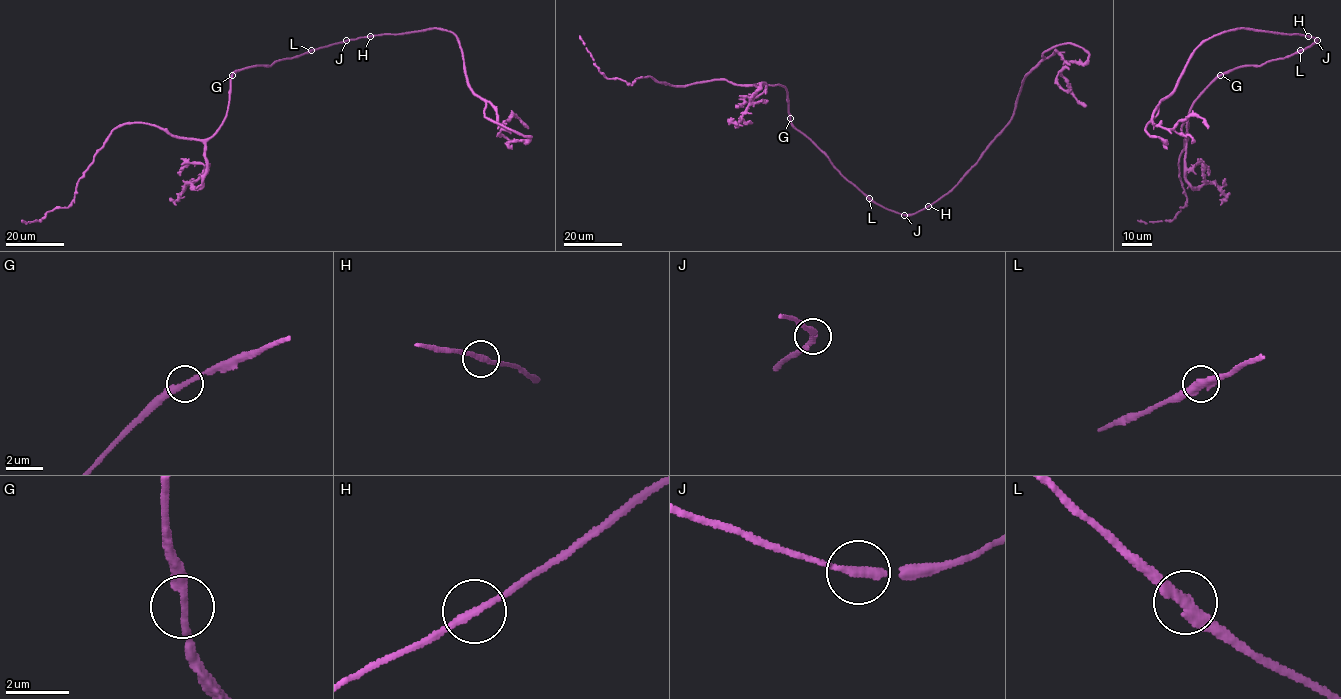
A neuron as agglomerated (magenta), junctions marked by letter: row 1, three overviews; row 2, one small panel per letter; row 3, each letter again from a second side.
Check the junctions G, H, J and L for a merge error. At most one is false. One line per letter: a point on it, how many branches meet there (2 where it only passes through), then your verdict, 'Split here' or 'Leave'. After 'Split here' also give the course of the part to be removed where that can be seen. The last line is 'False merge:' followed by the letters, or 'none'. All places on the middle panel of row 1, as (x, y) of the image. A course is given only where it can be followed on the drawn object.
G: Place: (790, 118). Branches: 2. Leave
H: Place: (928, 206). Branches: 2. Leave
J: Place: (904, 215). Branches: 2. Leave
L: Place: (869, 198). Branches: 2. Leave
False merge: none

